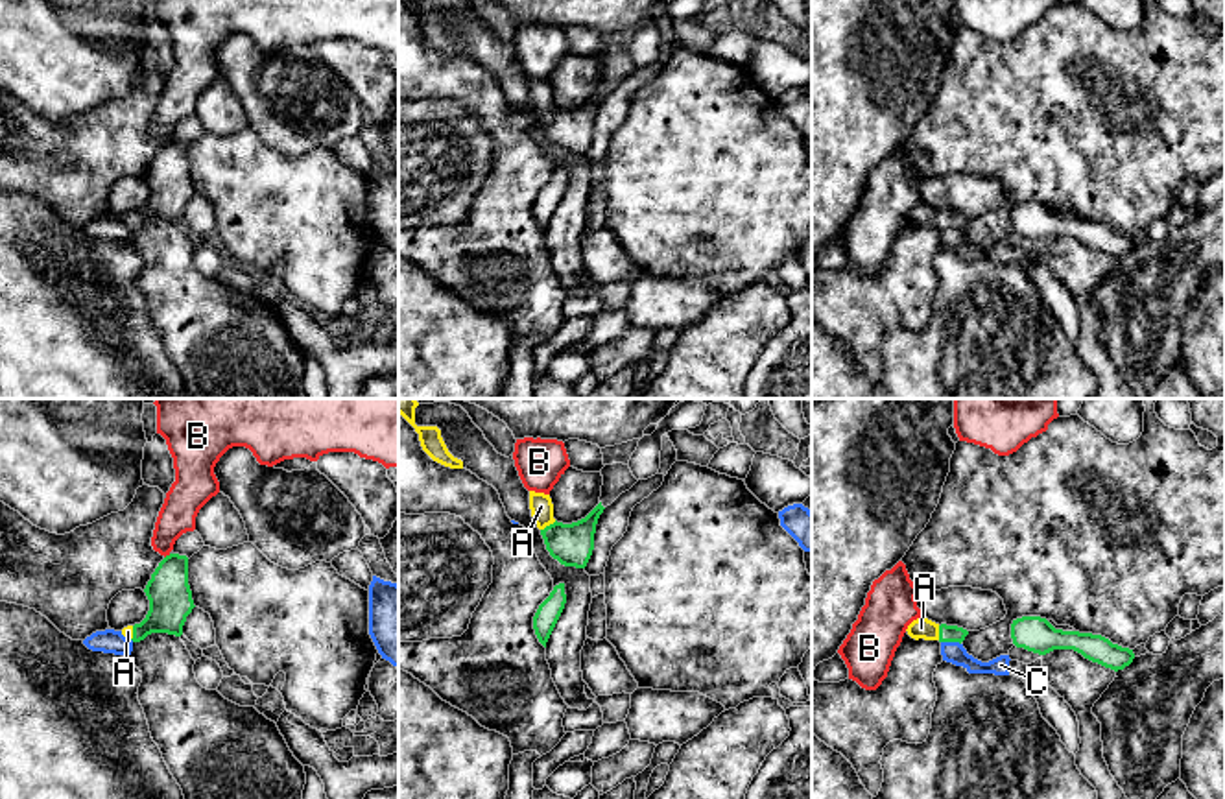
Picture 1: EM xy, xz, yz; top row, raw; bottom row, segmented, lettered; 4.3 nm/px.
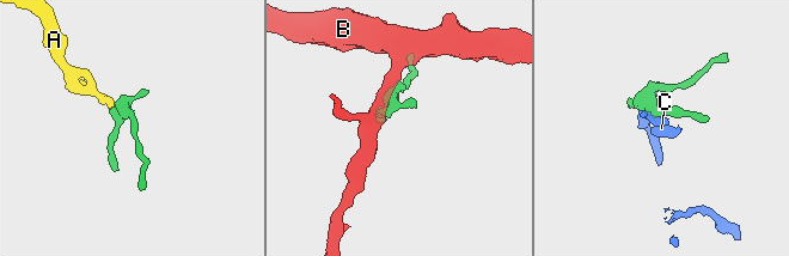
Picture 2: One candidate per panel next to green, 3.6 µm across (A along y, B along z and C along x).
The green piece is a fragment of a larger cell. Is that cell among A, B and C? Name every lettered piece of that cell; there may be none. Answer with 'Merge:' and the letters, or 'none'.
Merge: A

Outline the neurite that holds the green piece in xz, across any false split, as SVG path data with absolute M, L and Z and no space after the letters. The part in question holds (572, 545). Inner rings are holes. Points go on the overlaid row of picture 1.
M529 491L529 509L550 555L565 566L585 568L594 550L598 519L605 509L601 502L585 519L572 524L553 519L550 495Z

